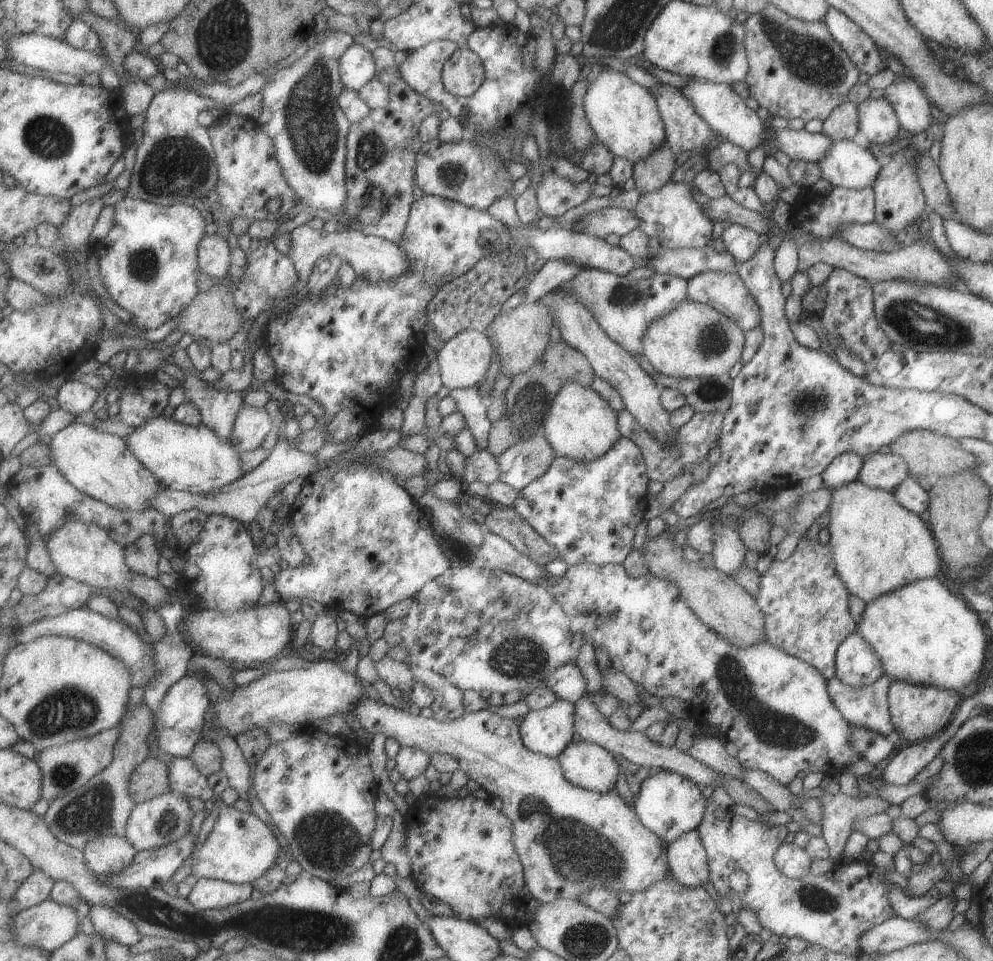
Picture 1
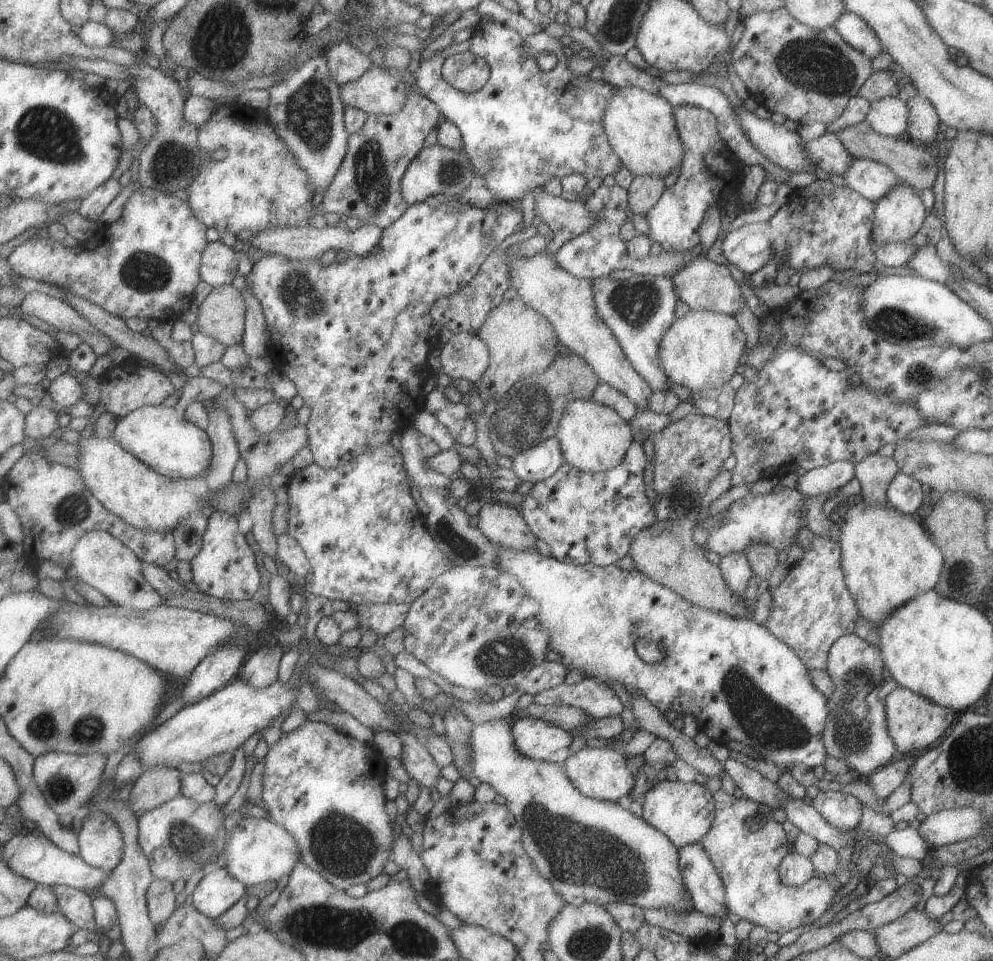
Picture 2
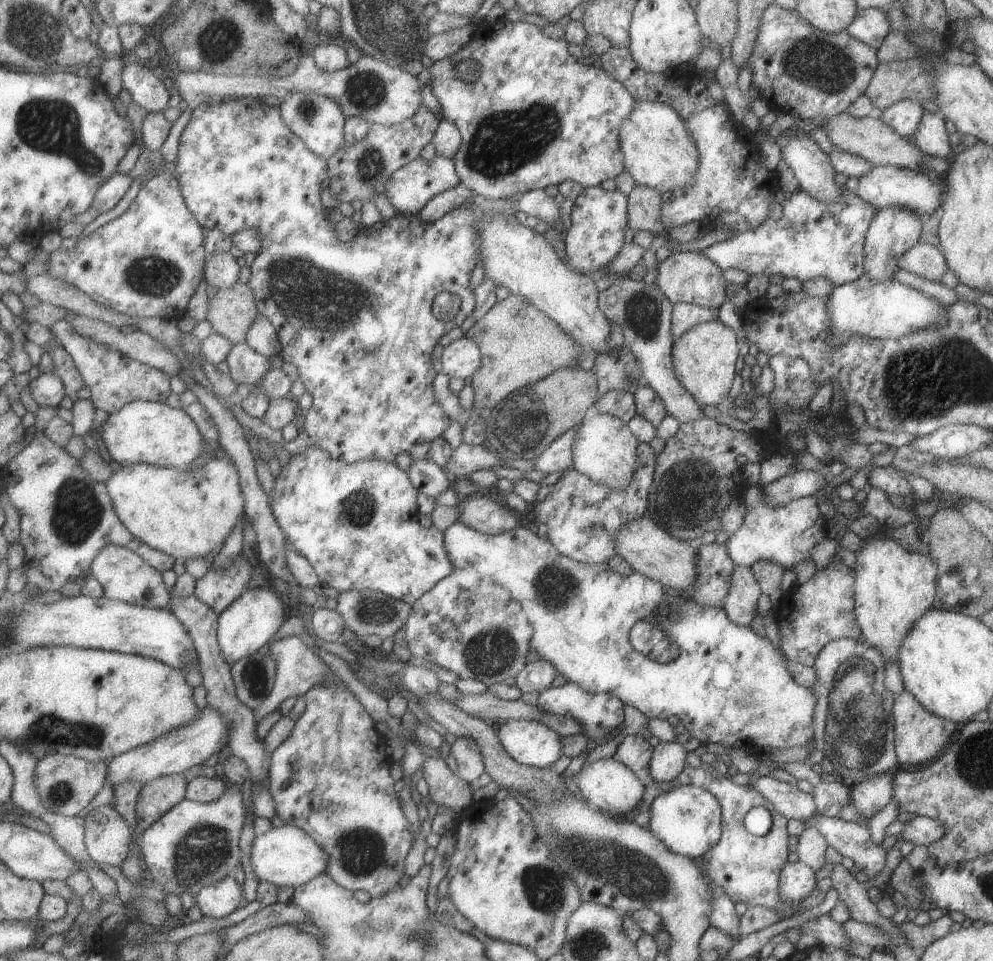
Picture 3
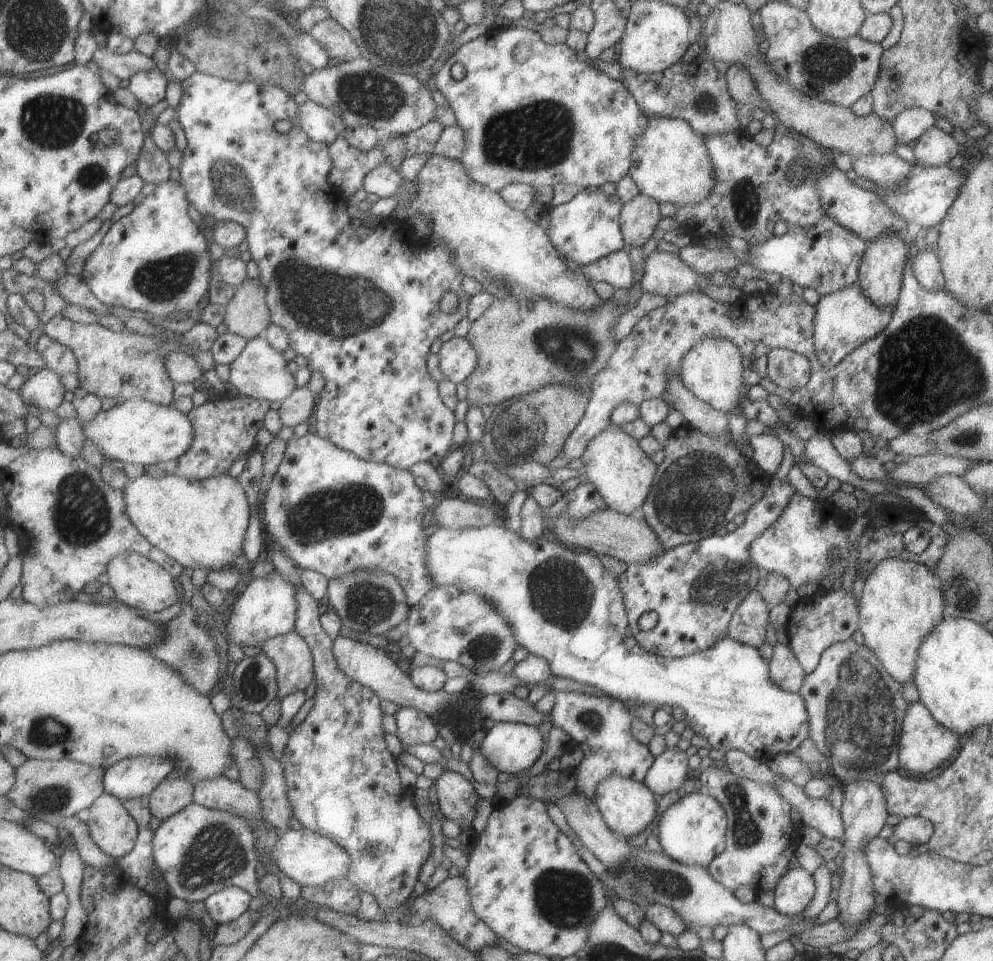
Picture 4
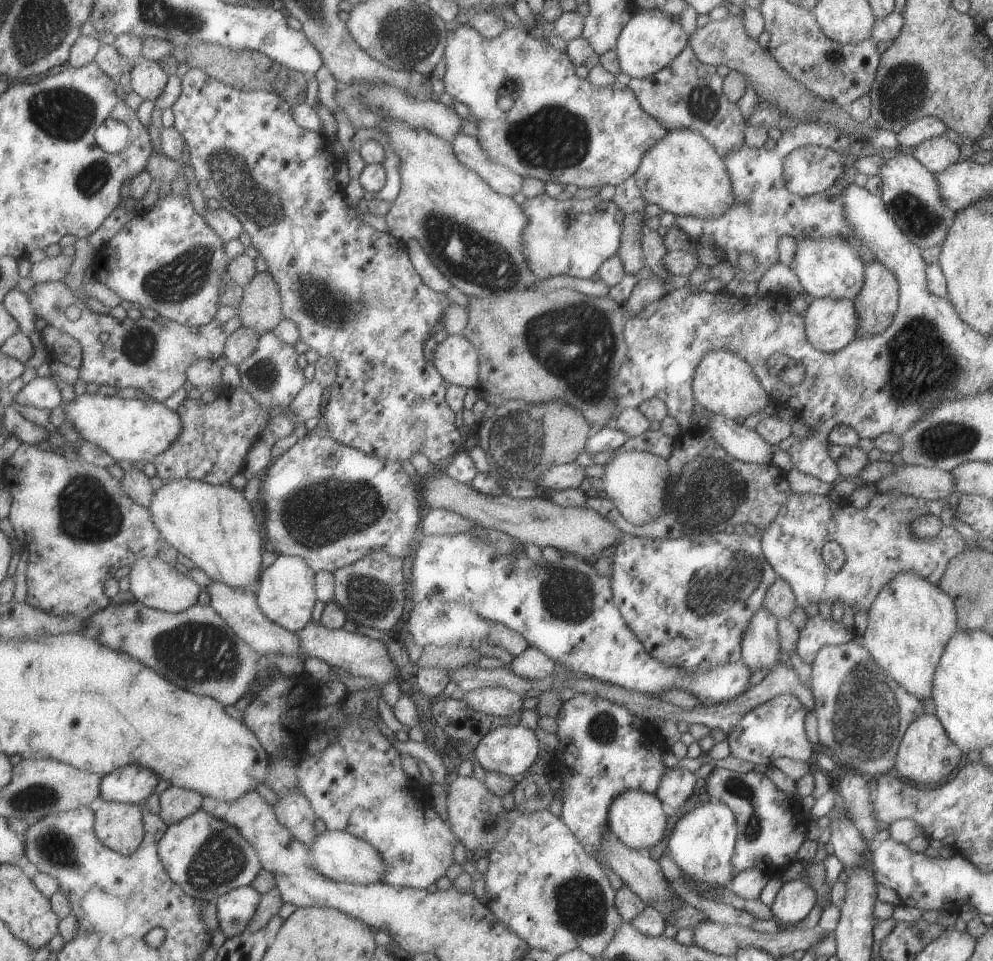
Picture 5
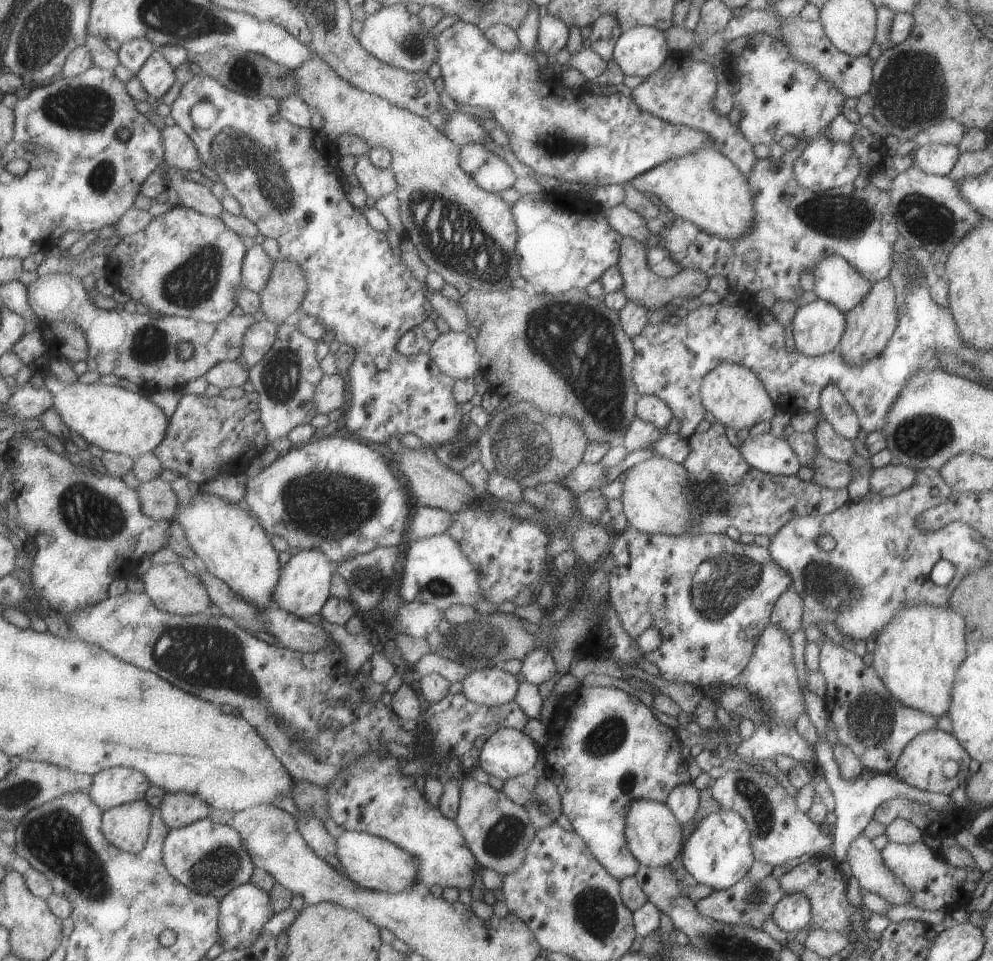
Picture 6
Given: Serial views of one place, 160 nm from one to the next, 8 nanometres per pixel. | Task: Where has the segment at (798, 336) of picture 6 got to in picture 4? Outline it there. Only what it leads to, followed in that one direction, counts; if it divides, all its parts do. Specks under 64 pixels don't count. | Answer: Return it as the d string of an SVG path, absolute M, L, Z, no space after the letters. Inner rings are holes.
M857 283L819 297L812 320L814 351L819 366L826 369L835 366L862 342L881 332L888 325L893 311L893 305L889 308L875 306L864 297Z

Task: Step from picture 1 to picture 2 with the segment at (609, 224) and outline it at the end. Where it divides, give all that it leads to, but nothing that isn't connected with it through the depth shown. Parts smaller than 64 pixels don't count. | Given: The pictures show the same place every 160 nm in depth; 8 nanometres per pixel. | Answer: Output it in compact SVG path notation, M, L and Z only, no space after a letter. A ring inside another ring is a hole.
M542 189L535 196L535 214L547 223L553 240L549 241L547 252L556 254L559 249L576 236L583 234L596 216L585 206L583 201L567 201Z

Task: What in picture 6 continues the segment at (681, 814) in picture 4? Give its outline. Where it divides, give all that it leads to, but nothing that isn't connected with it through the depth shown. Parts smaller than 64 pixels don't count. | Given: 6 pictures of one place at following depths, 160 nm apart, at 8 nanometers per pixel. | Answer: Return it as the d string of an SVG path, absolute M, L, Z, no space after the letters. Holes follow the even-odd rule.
M721 808L703 819L685 839L680 852L682 864L699 884L705 884L714 891L729 888L748 874L754 856L750 843L750 832L746 822L733 811Z

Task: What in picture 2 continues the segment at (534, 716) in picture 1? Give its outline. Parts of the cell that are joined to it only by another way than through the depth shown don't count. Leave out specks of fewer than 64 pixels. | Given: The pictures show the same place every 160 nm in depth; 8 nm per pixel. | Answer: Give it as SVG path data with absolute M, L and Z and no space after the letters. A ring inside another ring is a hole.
M536 718L519 719L513 726L517 750L530 759L565 764L573 754L574 736L564 728Z

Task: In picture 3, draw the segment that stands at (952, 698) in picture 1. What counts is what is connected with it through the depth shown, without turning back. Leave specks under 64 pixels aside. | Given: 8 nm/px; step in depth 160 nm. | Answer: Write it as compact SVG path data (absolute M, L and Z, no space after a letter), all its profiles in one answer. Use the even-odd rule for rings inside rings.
M903 691L892 704L894 726L894 751L900 768L918 768L932 762L954 738L959 725L925 710L917 699Z

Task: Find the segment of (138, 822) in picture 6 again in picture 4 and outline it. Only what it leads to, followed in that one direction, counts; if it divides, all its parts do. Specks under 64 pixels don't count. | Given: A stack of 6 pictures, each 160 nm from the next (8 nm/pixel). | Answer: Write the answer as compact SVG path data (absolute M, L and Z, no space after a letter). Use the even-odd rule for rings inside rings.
M107 792L90 806L87 822L92 840L114 859L127 856L136 845L140 826L127 803Z

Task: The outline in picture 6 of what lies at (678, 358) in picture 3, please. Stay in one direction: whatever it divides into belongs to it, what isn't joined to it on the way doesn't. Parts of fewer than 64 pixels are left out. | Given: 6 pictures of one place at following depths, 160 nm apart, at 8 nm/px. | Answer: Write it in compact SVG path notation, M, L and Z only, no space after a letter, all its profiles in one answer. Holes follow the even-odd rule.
M733 363L718 364L702 378L700 399L705 410L711 412L723 426L736 432L749 430L758 422L770 420L777 408L757 375L752 370Z

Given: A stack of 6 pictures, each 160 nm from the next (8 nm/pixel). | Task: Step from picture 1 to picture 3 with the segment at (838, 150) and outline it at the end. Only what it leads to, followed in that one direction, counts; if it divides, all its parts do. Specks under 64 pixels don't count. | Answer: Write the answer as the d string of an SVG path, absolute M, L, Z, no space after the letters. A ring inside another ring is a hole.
M874 165L865 174L858 178L856 195L874 206L875 211L893 207L914 212L916 215L929 216L936 212L942 203L945 192L944 180L938 177L930 180L925 172L917 172L903 167L891 165Z

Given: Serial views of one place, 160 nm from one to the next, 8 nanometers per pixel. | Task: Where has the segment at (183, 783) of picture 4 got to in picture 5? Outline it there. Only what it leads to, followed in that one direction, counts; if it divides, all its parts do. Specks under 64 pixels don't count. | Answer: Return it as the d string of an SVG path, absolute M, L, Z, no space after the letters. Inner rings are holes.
M171 785L159 797L161 804L159 813L170 827L203 809L205 796L185 787Z

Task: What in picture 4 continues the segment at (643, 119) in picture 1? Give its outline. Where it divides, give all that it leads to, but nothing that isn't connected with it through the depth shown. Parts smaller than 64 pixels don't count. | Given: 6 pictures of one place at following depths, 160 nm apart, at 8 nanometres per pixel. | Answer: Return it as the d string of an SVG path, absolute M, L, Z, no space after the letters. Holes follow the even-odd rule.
M649 117L648 127L636 138L635 148L631 150L631 168L627 176L633 179L639 193L659 204L670 202L678 207L701 203L716 181L704 139L684 120Z

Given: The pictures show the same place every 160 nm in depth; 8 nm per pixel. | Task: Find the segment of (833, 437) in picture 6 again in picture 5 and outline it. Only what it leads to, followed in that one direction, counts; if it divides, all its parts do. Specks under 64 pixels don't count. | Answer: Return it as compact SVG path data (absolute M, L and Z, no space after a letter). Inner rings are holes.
M828 443L827 457L835 463L840 478L851 478L857 480L860 470L869 461L867 453L863 452L857 445L836 445Z

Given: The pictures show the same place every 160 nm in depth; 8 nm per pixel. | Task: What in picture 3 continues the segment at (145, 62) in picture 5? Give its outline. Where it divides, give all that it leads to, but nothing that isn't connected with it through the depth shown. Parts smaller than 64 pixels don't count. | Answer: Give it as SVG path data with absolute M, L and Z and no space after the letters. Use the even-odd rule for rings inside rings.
M137 59L126 60L123 73L124 86L131 94L131 100L143 107L148 113L157 113L158 110L166 110L171 98L171 92L167 89L167 82L157 78L154 70L141 66Z

